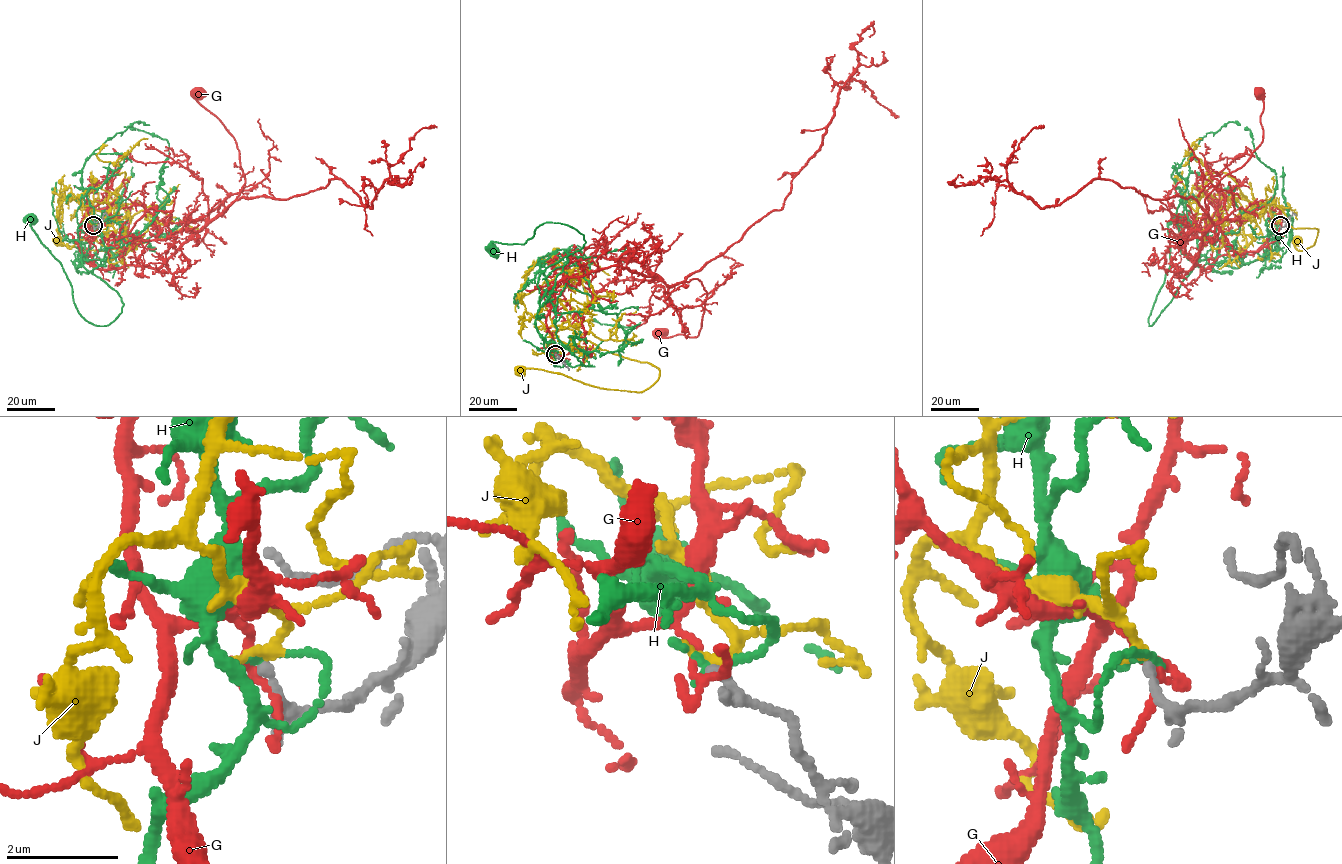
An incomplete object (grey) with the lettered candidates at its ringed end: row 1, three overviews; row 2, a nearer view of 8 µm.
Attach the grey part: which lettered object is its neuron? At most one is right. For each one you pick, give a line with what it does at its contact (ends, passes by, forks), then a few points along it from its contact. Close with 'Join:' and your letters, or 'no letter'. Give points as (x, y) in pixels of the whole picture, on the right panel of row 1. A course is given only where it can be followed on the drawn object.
J: it ends there; it runs (1280, 225), (1252, 204), (1275, 203), (1292, 228), (1318, 230), (1310, 247), (1298, 250), (1298, 241)
Join: J

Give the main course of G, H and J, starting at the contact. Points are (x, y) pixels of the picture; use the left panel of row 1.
G: (93, 226), (84, 254), (93, 255), (95, 266), (159, 268), (236, 199), (245, 184), (239, 150), (198, 93)
H: (93, 225), (73, 264), (84, 256), (81, 264), (123, 304), (101, 326), (79, 312), (32, 219)
J: (93, 225), (85, 208), (141, 203), (197, 228), (99, 250), (58, 241)

